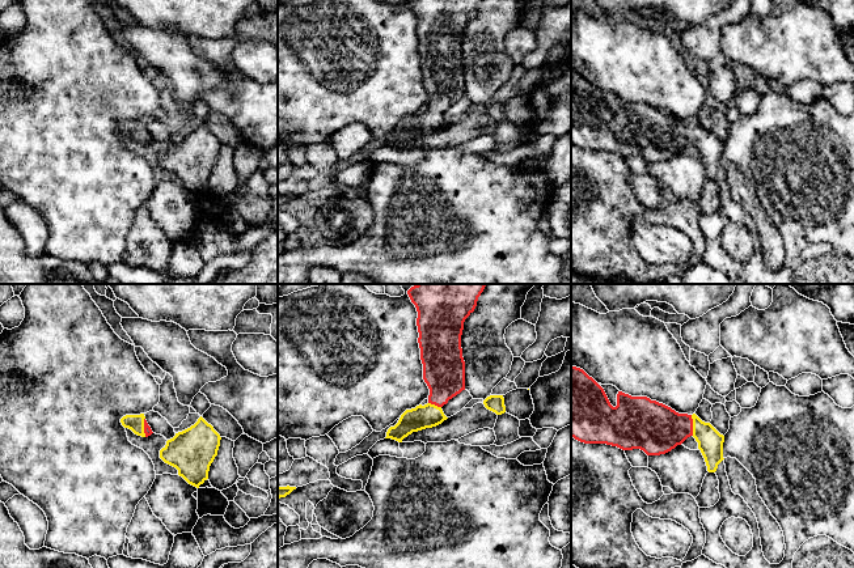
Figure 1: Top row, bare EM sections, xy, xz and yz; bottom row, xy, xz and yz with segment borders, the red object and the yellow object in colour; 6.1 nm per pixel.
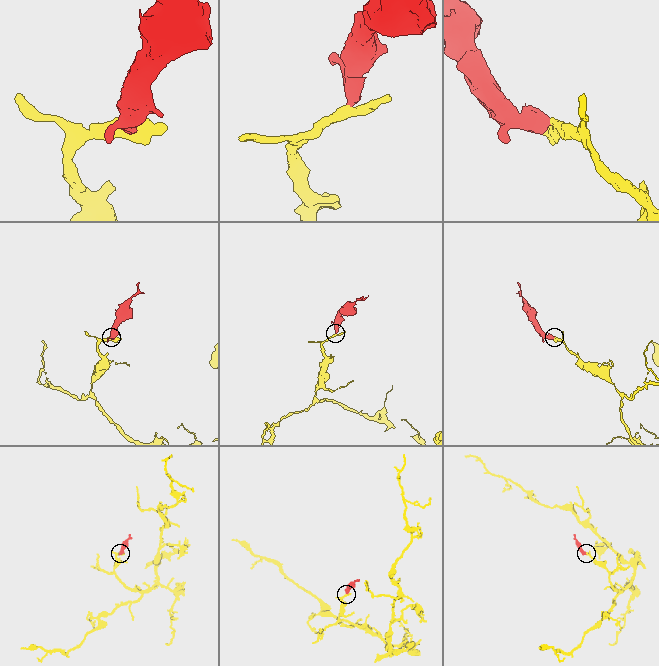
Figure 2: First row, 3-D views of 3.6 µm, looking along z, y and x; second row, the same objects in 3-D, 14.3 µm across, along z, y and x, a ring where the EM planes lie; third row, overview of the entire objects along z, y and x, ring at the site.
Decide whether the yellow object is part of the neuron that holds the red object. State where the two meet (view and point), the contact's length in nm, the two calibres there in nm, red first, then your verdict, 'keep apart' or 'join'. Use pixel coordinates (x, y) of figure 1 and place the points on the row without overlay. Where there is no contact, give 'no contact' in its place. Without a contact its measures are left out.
contact yz (692, 132); length 130 nm; calibres 320 and 160 nm; join

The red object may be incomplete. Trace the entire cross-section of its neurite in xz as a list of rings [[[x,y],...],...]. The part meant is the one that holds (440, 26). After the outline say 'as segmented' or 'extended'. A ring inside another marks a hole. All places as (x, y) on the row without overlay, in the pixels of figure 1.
[[[407,0],[418,18],[418,50],[423,71],[423,86],[430,96],[428,110],[406,116],[398,130],[390,133],[385,145],[402,149],[413,139],[432,135],[448,124],[441,114],[465,97],[465,68],[462,64],[461,42],[465,26],[474,18],[481,0]]]; extended

